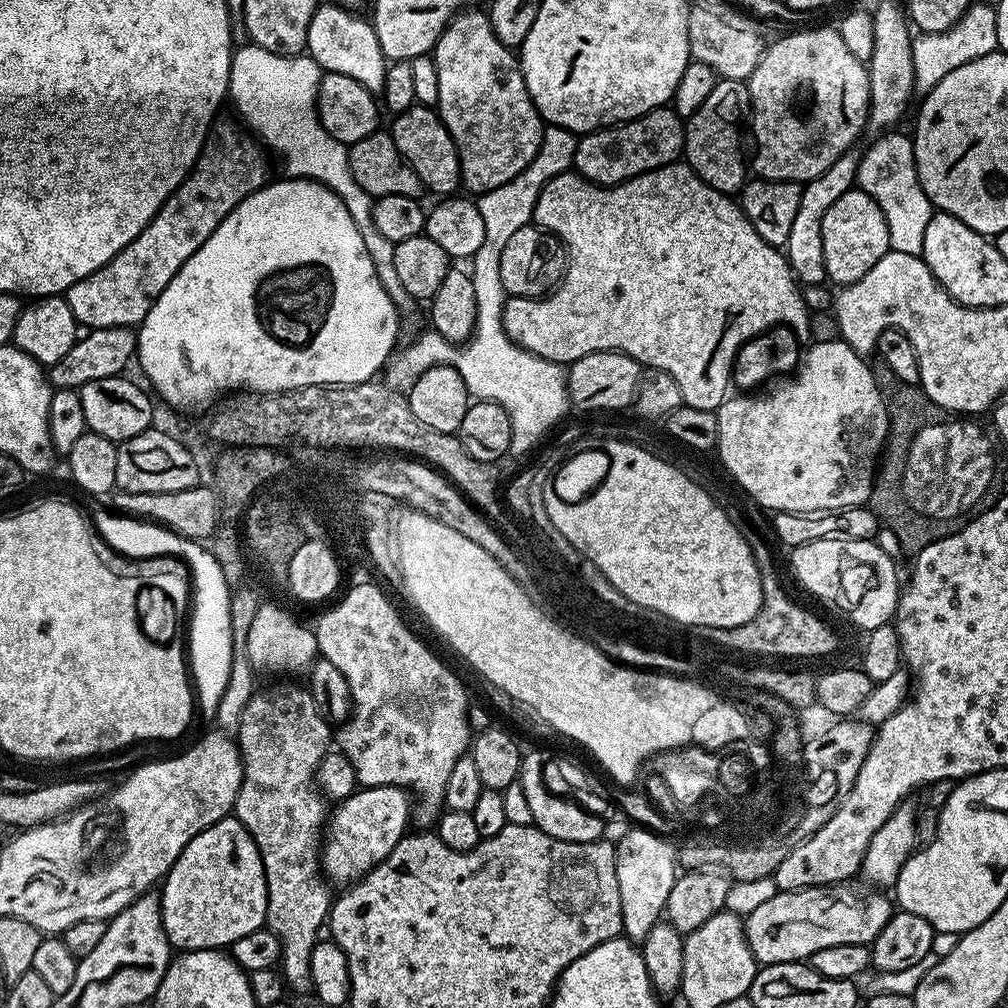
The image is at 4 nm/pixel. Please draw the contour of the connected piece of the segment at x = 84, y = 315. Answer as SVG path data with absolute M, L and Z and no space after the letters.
M217 123L208 133L208 141L192 173L170 198L166 198L146 230L142 230L142 234L113 260L106 262L106 266L68 288L66 299L77 325L91 330L132 328L143 324L146 314L156 305L162 290L170 286L180 267L251 192L264 187L269 179L265 149L239 123L236 124Z

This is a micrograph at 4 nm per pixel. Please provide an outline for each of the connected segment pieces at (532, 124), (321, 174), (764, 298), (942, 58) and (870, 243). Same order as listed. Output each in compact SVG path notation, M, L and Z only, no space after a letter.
M461 10L452 17L430 55L438 70L438 102L435 107L460 156L461 185L465 189L468 187L472 194L479 194L510 182L510 178L526 170L538 150L546 124L526 90L517 53L498 42L487 11L468 11Z
M244 42L232 54L227 99L236 103L236 112L241 116L239 119L243 127L280 155L285 177L317 180L342 198L346 210L350 210L350 218L354 218L354 226L358 226L358 234L362 234L362 242L366 242L366 254L370 254L370 262L374 262L386 294L390 294L394 301L407 301L406 286L402 286L402 278L398 278L398 270L394 270L396 245L390 242L390 238L384 237L378 226L374 226L374 198L366 194L366 190L354 182L354 174L350 174L349 145L338 142L338 138L330 138L320 121L316 99L321 75L322 70L312 56L283 56L262 50L262 46L257 44Z
M673 162L611 186L594 184L572 170L563 172L544 184L544 189L536 199L536 209L532 218L539 227L562 241L566 249L566 267L551 292L539 298L508 296L502 310L502 326L504 333L519 348L525 348L538 358L546 358L555 364L567 366L578 358L586 358L586 354L621 352L637 360L644 368L666 370L666 374L670 374L670 378L678 382L680 399L687 407L715 412L729 395L732 364L735 362L736 352L747 340L776 325L788 325L800 338L809 335L810 310L804 305L801 285L788 264L787 255L777 245L764 241L762 234L754 230L739 203L729 193L714 190L714 186L707 184L687 162Z
M973 2L966 10L966 14L962 14L962 18L958 18L958 22L950 26L950 30L920 32L912 42L917 89L933 88L935 84L942 82L942 78L946 78L946 74L950 74L950 70L958 70L958 66L966 66L966 62L974 62L974 58L982 58L997 51L995 14L996 9L991 3L988 5Z
M852 187L830 210L826 210L826 218L822 218L822 254L826 262L828 280L836 286L853 284L878 262L890 250L890 234L886 226L886 218L870 198L870 194L860 191L859 187Z

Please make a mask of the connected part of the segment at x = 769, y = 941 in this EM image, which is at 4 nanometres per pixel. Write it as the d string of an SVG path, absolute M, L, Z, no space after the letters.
M856 882L827 884L817 888L803 888L797 892L777 891L776 896L767 899L762 906L755 907L754 912L743 917L744 937L754 954L757 965L795 964L807 961L818 950L826 946L850 946L851 944L871 945L882 934L882 926L892 917L894 904L888 900L883 891L872 886L859 888Z

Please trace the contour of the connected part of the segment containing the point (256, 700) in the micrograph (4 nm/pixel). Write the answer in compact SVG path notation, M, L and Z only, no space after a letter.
M276 684L273 688L262 689L261 692L260 689L253 691L252 697L246 702L246 710L242 710L238 747L244 760L244 777L238 790L234 815L242 822L242 826L246 826L258 846L268 891L264 923L280 943L278 964L282 969L285 985L291 991L293 988L296 992L304 992L300 994L312 992L310 954L321 939L320 928L322 932L333 901L333 897L328 896L329 885L322 875L322 833L326 828L326 817L330 808L327 808L329 805L316 782L316 772L330 750L331 744L328 743L331 740L333 743L333 729L318 710L307 687L295 688L292 684Z

